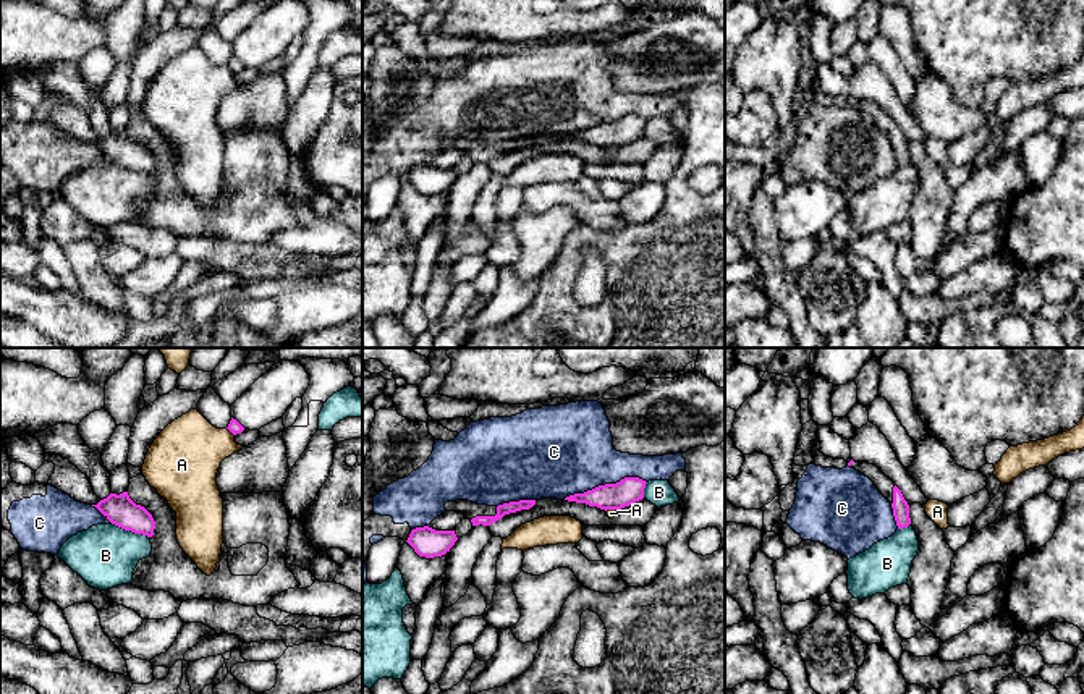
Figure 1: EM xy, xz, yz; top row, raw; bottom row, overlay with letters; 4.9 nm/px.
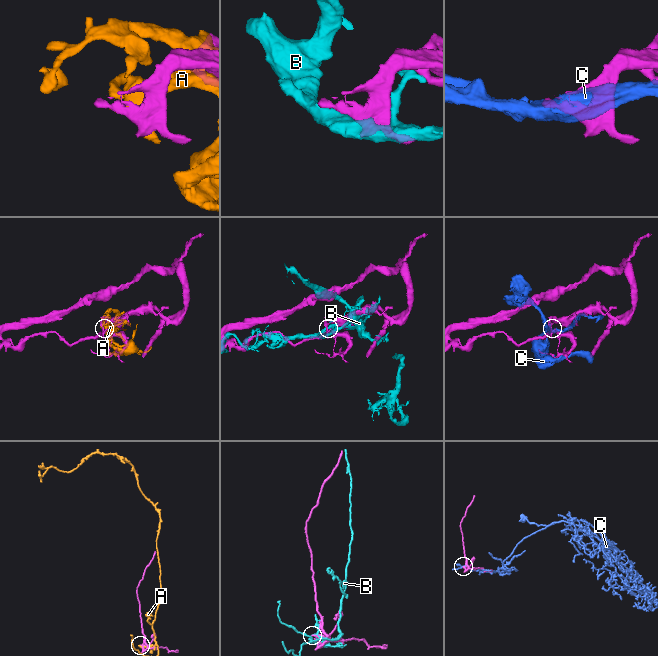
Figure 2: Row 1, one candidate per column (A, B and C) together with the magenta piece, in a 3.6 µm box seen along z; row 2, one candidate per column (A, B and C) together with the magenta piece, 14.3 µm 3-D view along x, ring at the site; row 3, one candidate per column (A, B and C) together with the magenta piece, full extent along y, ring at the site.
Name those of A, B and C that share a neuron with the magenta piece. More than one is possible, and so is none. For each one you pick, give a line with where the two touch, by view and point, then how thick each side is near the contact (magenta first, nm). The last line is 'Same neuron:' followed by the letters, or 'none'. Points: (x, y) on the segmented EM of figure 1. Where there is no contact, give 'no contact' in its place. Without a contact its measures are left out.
Same neuron: none

